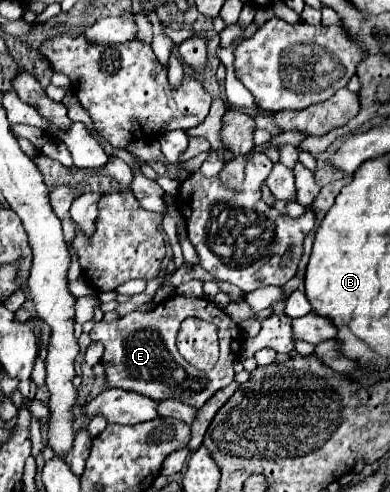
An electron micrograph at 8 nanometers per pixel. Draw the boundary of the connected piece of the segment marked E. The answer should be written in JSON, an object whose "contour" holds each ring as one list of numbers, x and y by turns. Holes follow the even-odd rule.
{"contour":[[171,296,165,302,161,302,157,308,149,312,131,312,129,324,139,324,131,332,129,338,117,342,117,348,105,348,103,354,103,368,107,376,109,388,123,388,123,390,135,390,139,394,145,394,155,400,183,400,189,406,201,408,219,388,225,388,227,384,233,382,235,372,233,372,233,362,237,358,237,352,241,352,243,338,237,328,237,324,221,310,213,300,207,298,187,298,187,296],[189,318,209,318,209,322,217,324,219,328,219,338,221,338,221,356,215,364,213,370,209,372,199,372,189,362,179,356,179,350,175,346,175,336,177,336,177,326]]}

